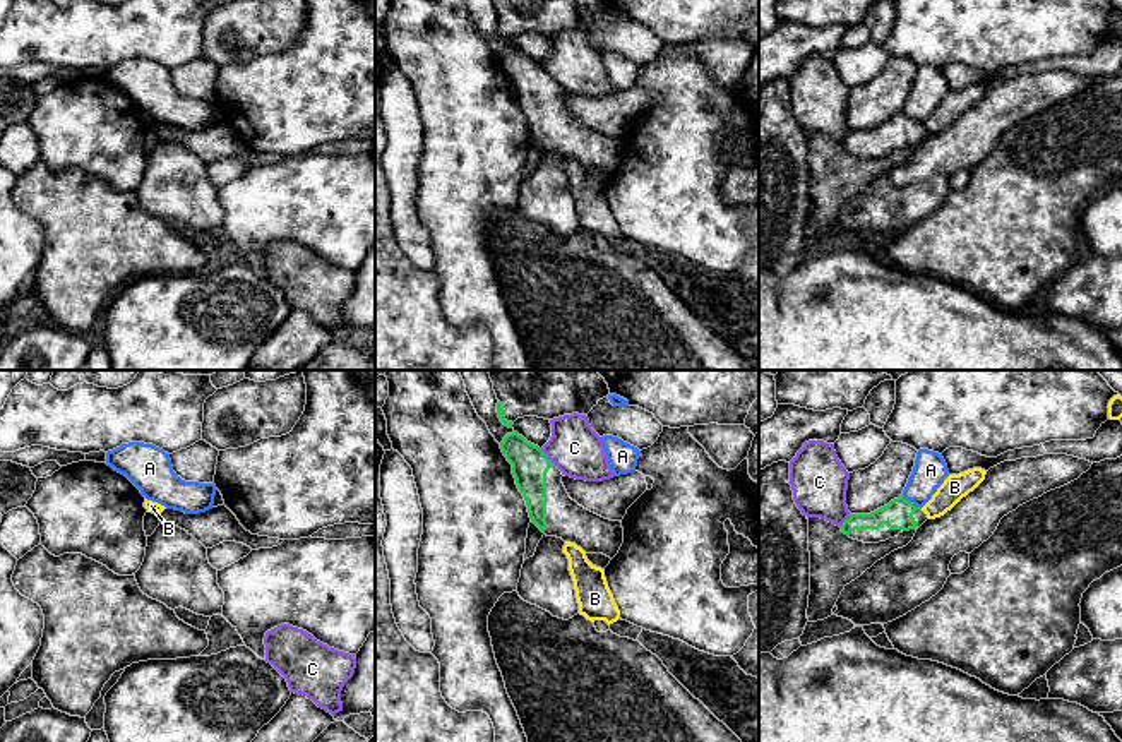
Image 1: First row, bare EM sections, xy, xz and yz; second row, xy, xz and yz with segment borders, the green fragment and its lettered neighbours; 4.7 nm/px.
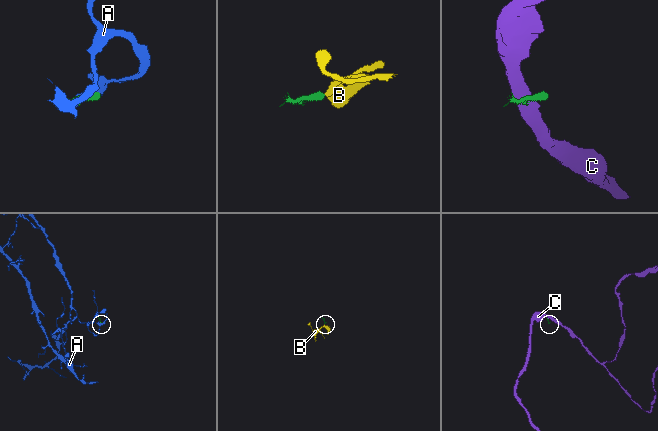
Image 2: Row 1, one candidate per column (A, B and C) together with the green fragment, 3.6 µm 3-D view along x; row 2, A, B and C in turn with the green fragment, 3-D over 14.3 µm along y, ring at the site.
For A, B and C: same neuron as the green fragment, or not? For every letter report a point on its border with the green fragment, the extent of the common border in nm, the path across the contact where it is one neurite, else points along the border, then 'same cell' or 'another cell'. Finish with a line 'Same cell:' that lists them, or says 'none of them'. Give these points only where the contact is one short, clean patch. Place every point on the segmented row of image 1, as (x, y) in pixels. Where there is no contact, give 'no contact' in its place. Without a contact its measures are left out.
A: contact yz (912, 502); length 110 nm; border yz (901, 496), (920, 508); another cell
B: contact xy (155, 511); length 40 nm; border xy (153, 511), (160, 514); another cell
C: contact xz (547, 458); length 110 nm; another cell
Same cell: none of them

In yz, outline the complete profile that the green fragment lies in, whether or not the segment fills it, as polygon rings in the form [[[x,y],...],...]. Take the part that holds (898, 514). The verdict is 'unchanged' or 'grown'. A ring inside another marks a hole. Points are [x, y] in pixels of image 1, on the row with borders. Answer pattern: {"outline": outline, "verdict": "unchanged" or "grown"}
{"outline": [[[903,495],[870,514],[850,514],[841,531],[863,543],[879,543],[903,531],[918,530],[927,514]]], "verdict": "grown"}

